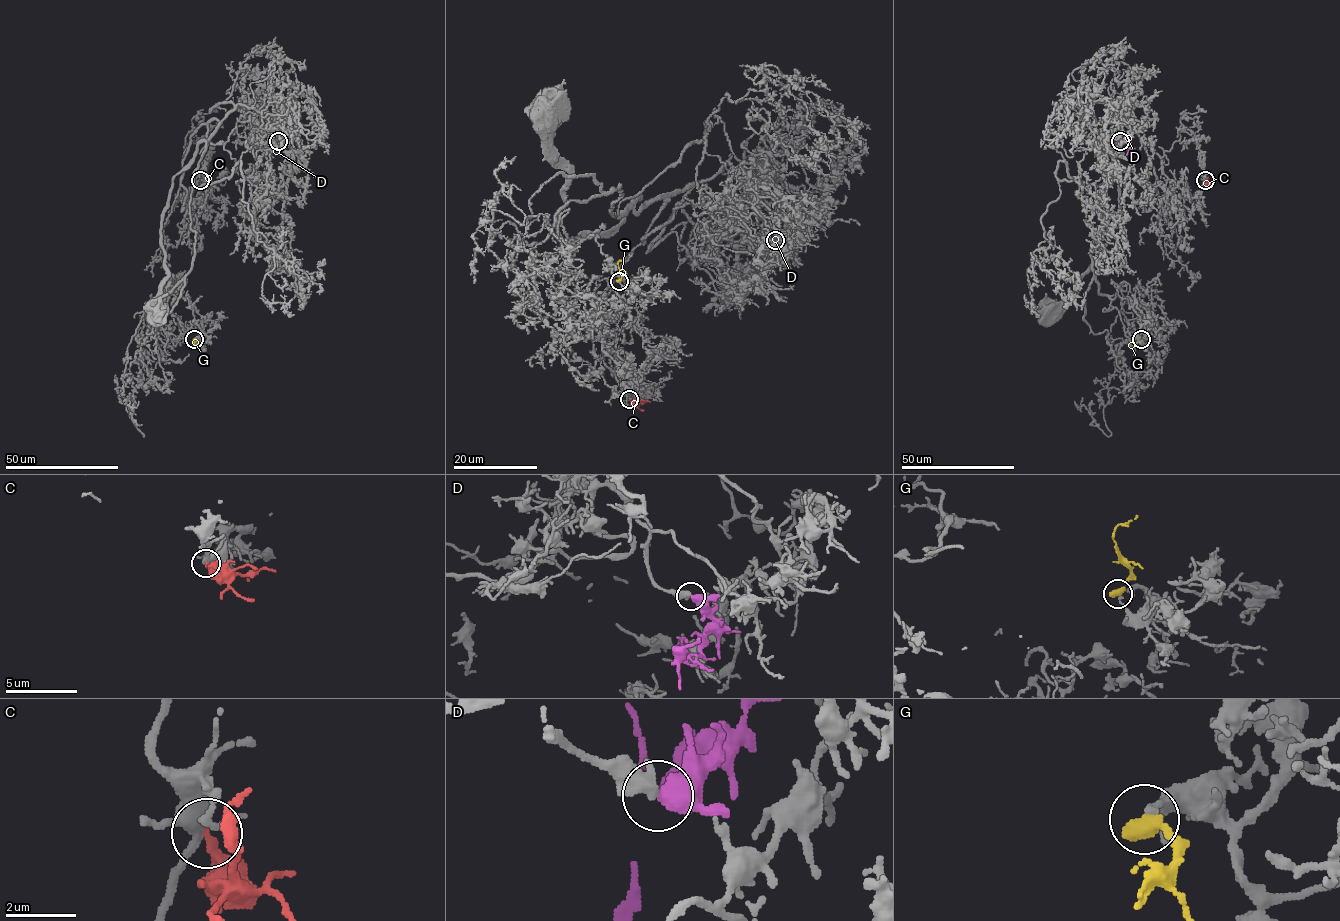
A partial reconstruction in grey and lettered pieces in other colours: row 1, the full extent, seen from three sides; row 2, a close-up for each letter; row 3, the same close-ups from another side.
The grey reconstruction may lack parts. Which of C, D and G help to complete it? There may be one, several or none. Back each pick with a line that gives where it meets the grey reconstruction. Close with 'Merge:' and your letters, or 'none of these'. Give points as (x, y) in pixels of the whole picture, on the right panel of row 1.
D: Touches grey at (1120, 141)
Merge: D

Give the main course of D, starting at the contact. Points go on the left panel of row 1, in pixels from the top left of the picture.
D: (278, 142), (281, 139), (277, 144), (280, 155)

